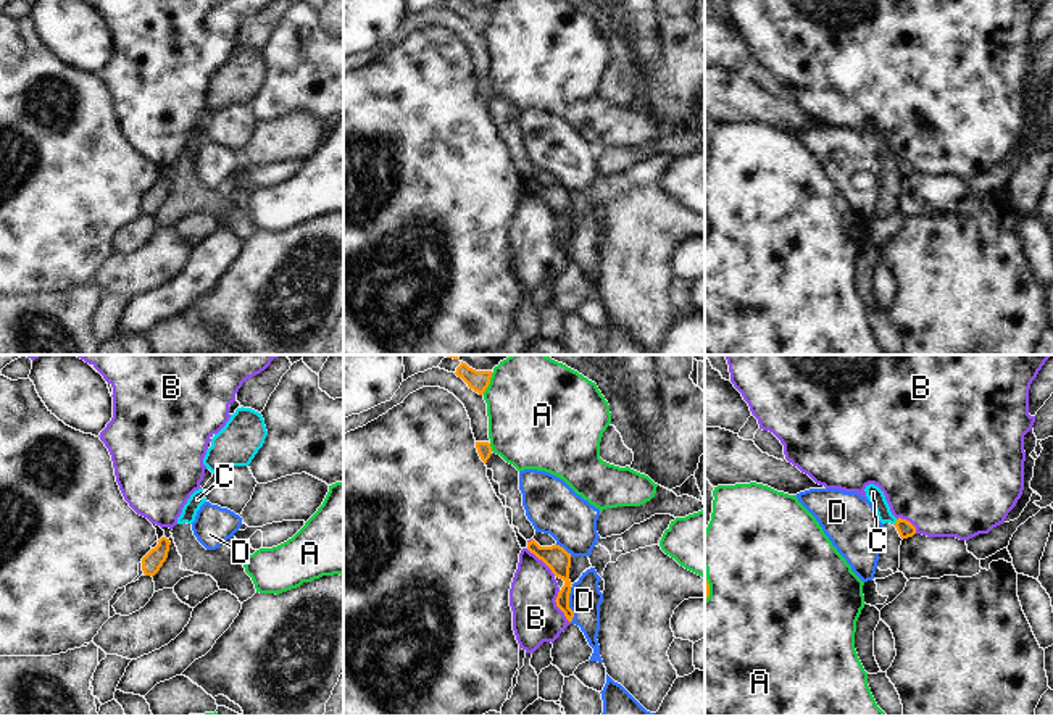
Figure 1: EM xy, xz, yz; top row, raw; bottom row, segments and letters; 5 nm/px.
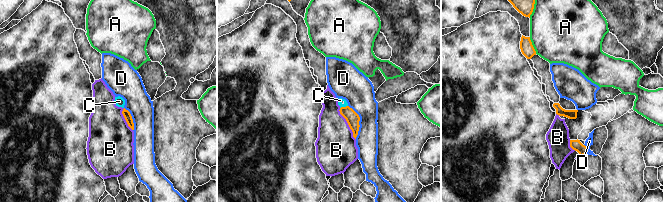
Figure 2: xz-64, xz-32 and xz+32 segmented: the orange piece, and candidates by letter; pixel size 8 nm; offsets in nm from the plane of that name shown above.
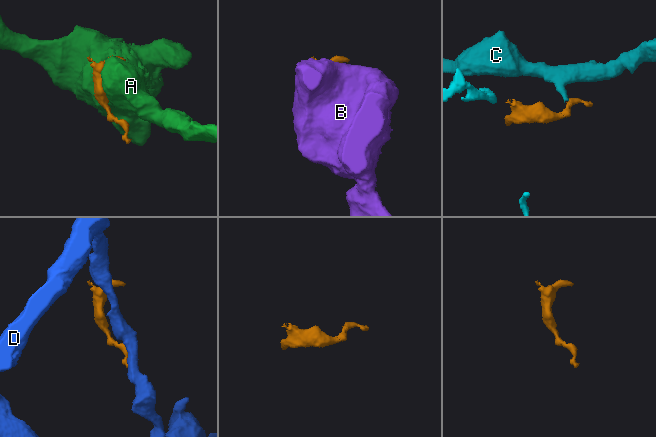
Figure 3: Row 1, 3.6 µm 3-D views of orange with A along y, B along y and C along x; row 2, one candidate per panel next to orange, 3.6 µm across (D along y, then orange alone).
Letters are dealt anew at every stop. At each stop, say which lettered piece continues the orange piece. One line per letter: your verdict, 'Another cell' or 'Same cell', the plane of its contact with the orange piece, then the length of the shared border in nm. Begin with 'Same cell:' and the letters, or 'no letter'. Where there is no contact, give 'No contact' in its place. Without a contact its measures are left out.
Same cell: no letter
A: Another cell. Touches orange in xz. Shared border 120 nm
B: Another cell. Touches orange in xz. Shared border 180 nm
C: Another cell. Touches orange in yz. Shared border 40 nm
D: Another cell. Touches orange in xz. Shared border 180 nm

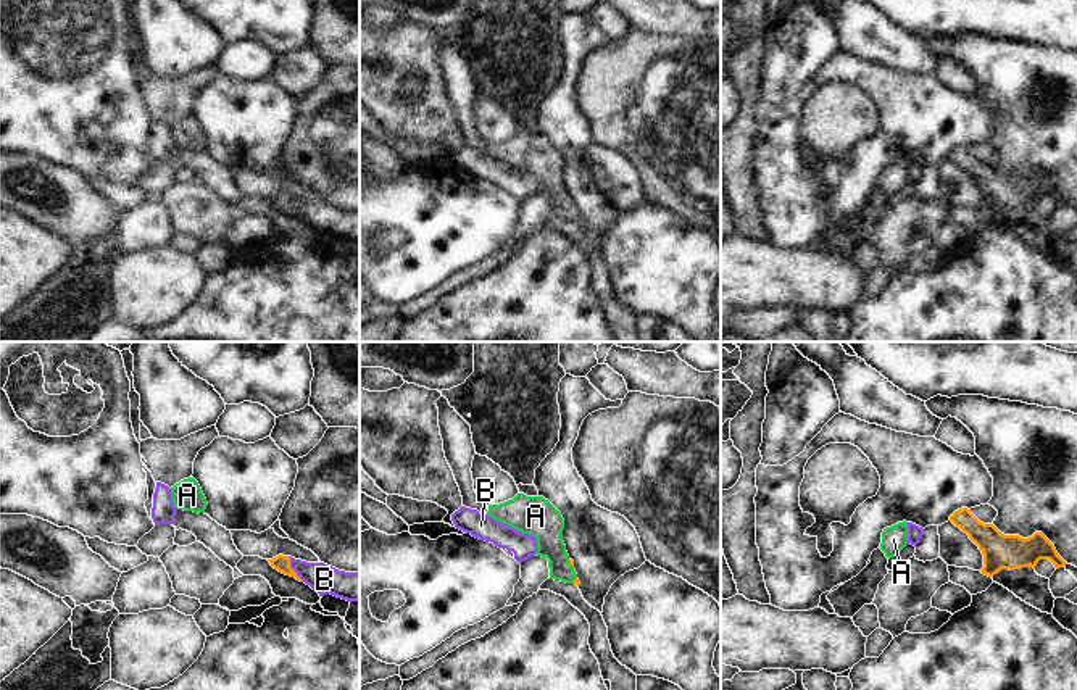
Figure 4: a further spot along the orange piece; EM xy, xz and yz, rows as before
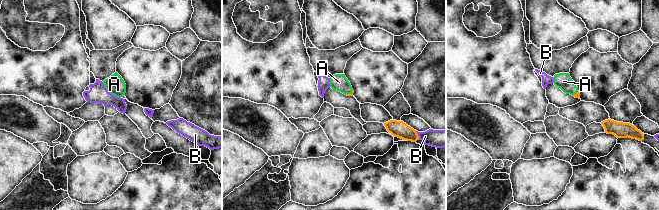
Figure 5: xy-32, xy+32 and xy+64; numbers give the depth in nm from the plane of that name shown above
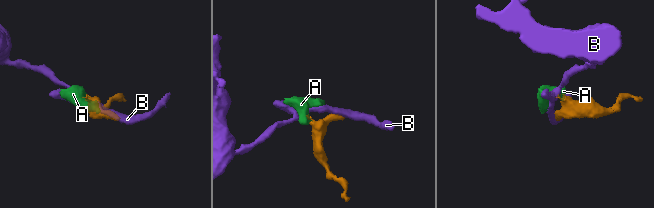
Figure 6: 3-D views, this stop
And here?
Same cell: A
A: Same cell. Touches orange in xz. Shared border 50 nm
B: Another cell. Touches orange in xy. Shared border 150 nm

